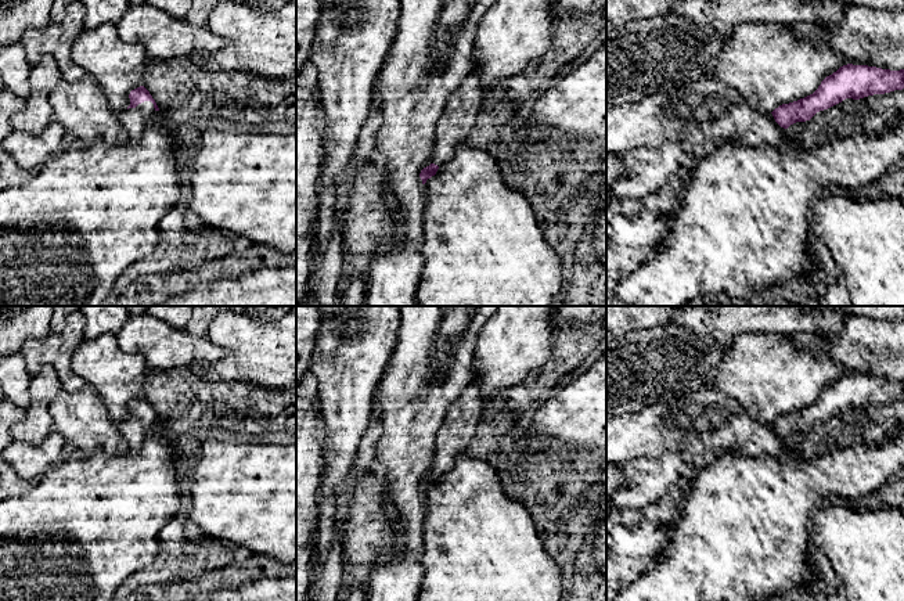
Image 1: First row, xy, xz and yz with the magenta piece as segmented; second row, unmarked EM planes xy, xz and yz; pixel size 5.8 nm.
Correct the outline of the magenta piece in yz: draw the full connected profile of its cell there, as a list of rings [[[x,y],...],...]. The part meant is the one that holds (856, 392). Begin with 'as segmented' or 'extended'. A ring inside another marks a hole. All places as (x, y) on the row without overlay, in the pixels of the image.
as segmented; [[[847,374],[840,377],[832,385],[826,386],[813,404],[789,414],[782,414],[778,418],[775,418],[771,424],[781,438],[788,439],[790,435],[796,432],[810,431],[817,422],[828,420],[846,409],[860,410],[868,406],[885,404],[903,399],[904,379],[890,381],[868,375]]]

